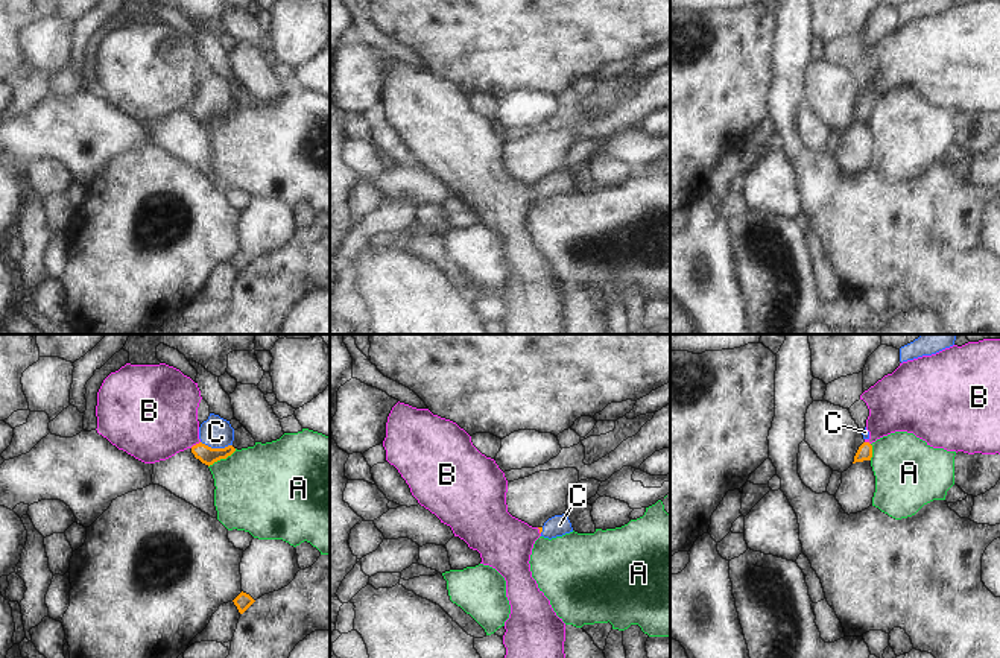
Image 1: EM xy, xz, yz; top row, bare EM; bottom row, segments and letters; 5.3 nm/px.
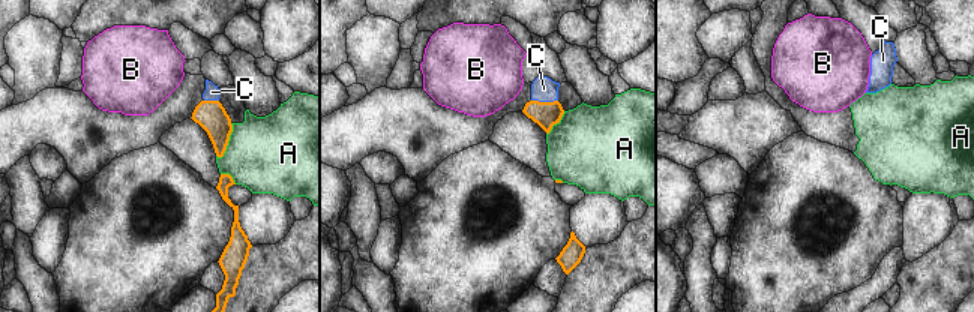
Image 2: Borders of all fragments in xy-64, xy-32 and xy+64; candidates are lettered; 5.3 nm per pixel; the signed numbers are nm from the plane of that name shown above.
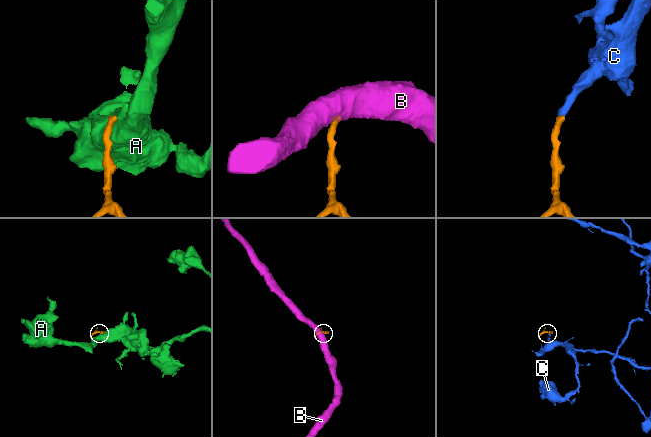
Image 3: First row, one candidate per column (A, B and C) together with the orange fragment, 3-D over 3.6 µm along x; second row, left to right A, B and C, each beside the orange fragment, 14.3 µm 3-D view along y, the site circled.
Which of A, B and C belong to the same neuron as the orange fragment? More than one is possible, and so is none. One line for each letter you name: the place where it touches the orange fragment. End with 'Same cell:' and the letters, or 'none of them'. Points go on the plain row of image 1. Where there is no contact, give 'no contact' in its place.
C: contact xy (216, 108)
Same cell: C

